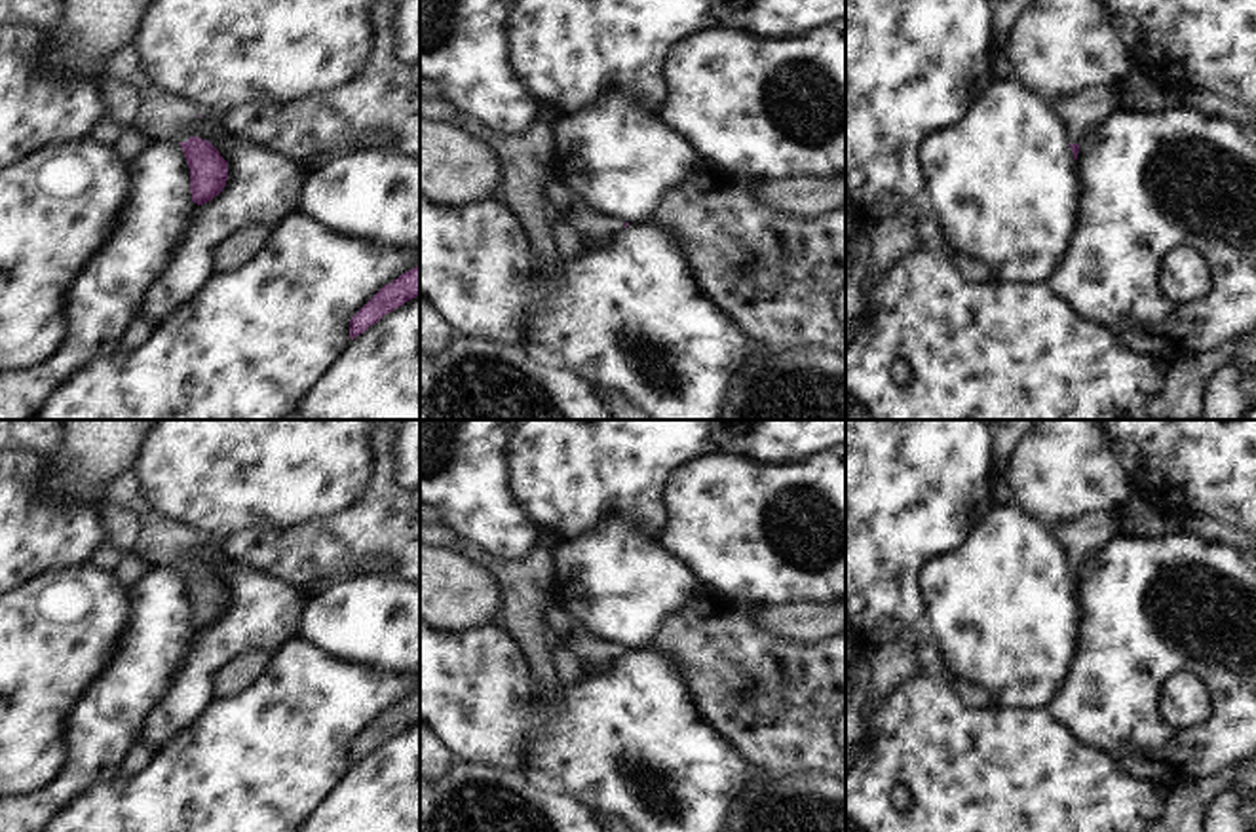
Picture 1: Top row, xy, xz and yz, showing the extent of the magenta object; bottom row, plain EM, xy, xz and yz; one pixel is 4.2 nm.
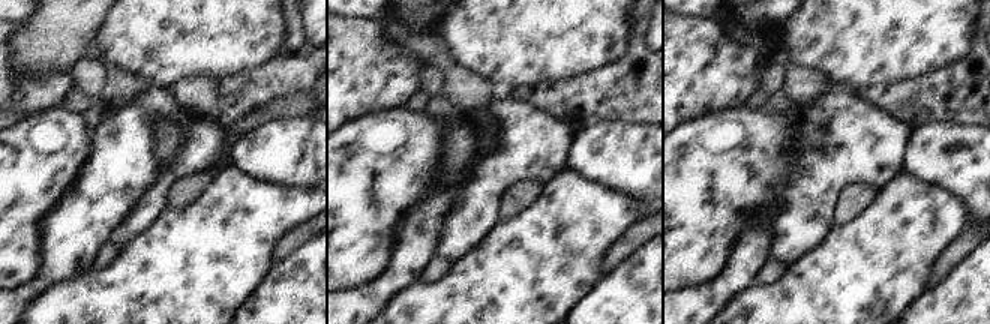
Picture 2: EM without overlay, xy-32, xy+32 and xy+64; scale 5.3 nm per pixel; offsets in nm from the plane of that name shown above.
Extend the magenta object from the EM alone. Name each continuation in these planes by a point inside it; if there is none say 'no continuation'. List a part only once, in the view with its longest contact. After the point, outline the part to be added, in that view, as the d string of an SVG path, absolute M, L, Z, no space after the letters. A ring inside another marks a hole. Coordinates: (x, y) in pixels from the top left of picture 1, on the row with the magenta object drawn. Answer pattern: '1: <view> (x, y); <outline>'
1: xy (162, 114); M152 85L143 91L131 125L150 142L186 142L194 137L200 116L200 110L188 99Z

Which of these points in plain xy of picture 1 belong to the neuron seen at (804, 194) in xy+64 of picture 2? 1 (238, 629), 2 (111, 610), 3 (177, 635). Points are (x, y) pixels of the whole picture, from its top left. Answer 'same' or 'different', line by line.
1: same
2: same
3: different

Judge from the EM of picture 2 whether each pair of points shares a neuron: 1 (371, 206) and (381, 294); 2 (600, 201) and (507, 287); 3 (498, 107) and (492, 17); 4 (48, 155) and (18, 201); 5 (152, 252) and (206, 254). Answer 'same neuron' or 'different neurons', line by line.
1: different neurons
2: same neuron
3: different neurons
4: same neuron
5: same neuron

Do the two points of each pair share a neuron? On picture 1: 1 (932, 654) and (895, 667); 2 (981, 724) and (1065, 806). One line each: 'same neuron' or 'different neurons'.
1: different neurons
2: same neuron

